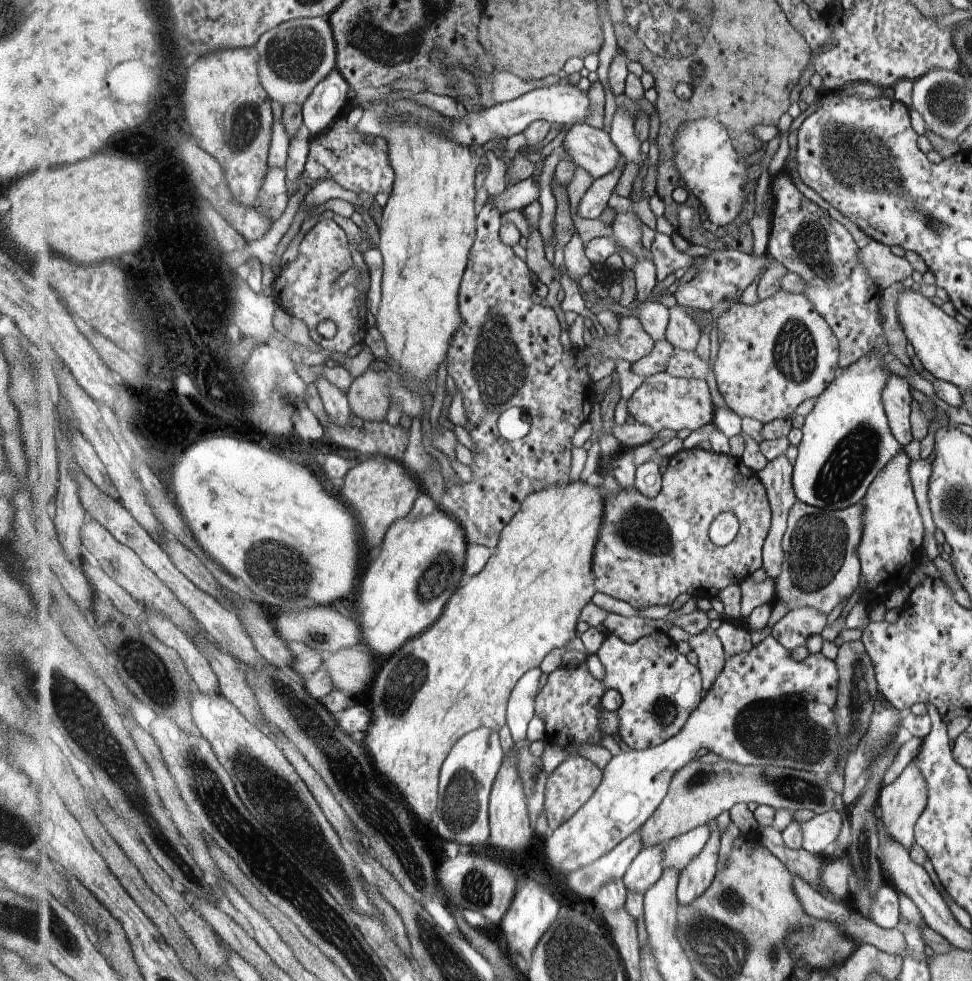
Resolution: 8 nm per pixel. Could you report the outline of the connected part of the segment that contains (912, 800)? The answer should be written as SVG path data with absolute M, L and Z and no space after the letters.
M909 761L900 774L888 785L882 785L878 800L879 813L883 820L883 832L899 842L903 848L915 848L915 823L927 806L927 782L923 780L917 764Z

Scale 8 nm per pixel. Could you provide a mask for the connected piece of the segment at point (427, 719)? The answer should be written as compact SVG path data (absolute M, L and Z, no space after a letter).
M614 461L611 463L609 467L609 471L605 473L601 473L600 471L594 477L594 479L589 479L587 481L579 480L579 482L569 482L567 486L559 486L559 484L553 484L553 486L549 486L545 488L545 490L535 492L535 494L531 494L527 499L524 500L522 504L522 508L519 508L519 511L515 514L514 519L503 529L502 536L500 541L498 542L498 546L495 548L495 554L491 557L489 564L485 566L485 568L474 576L471 580L466 580L463 583L462 587L459 588L457 592L451 597L451 600L447 603L446 610L443 611L441 618L439 618L439 624L435 623L427 632L420 634L415 637L415 640L411 639L411 642L406 642L405 646L393 656L393 658L389 658L389 662L381 668L381 672L379 672L379 676L377 676L377 680L375 680L375 684L373 684L373 688L371 688L371 694L369 698L371 698L371 710L373 710L373 720L371 720L371 726L369 726L369 730L365 733L365 737L363 739L363 743L368 749L368 752L372 756L372 760L375 760L375 764L377 764L377 768L379 768L379 772L389 780L389 782L393 782L399 790L401 790L401 794L405 796L405 800L407 800L407 804L409 804L409 808L419 816L419 819L429 820L433 819L435 811L439 806L439 783L440 783L440 774L442 771L443 763L446 762L447 757L450 755L449 752L453 750L453 746L457 746L457 743L463 736L467 736L471 731L480 728L490 728L495 731L500 731L503 726L508 724L507 711L509 706L509 700L511 700L511 695L513 694L513 690L515 690L515 686L519 684L519 680L527 674L530 670L538 669L541 666L541 662L545 660L545 656L551 652L551 650L563 648L566 650L567 646L571 644L575 639L578 638L579 633L577 632L577 623L579 622L579 616L581 616L581 612L583 612L583 608L593 600L593 596L597 594L598 588L596 587L595 576L593 572L594 567L594 558L595 558L595 548L597 548L597 543L599 542L599 535L601 532L601 527L603 526L603 519L605 518L605 507L607 503L607 494L605 493L605 487L608 484L611 484L611 468L614 465Z

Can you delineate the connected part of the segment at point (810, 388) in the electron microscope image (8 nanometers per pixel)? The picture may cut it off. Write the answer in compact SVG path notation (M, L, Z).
M785 290L779 291L775 296L771 298L760 301L754 305L745 305L743 303L736 303L733 305L727 312L721 314L721 318L717 320L716 333L718 330L718 336L720 337L720 344L717 346L716 353L717 358L715 358L715 364L709 363L711 367L713 365L713 372L715 372L717 387L725 403L739 416L745 417L749 416L750 418L755 418L761 423L768 423L777 418L791 418L791 414L799 408L799 404L803 404L805 400L809 398L818 398L823 394L823 391L834 382L838 376L837 368L842 368L840 364L840 342L838 336L835 334L834 329L831 328L831 325L825 320L825 317L818 311L818 308L805 296L804 294L793 294L793 292L787 292Z

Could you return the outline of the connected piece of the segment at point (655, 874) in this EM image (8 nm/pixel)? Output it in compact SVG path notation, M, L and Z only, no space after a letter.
M657 844L643 849L631 863L624 882L628 890L646 894L647 890L655 886L663 876L663 848L664 844Z

